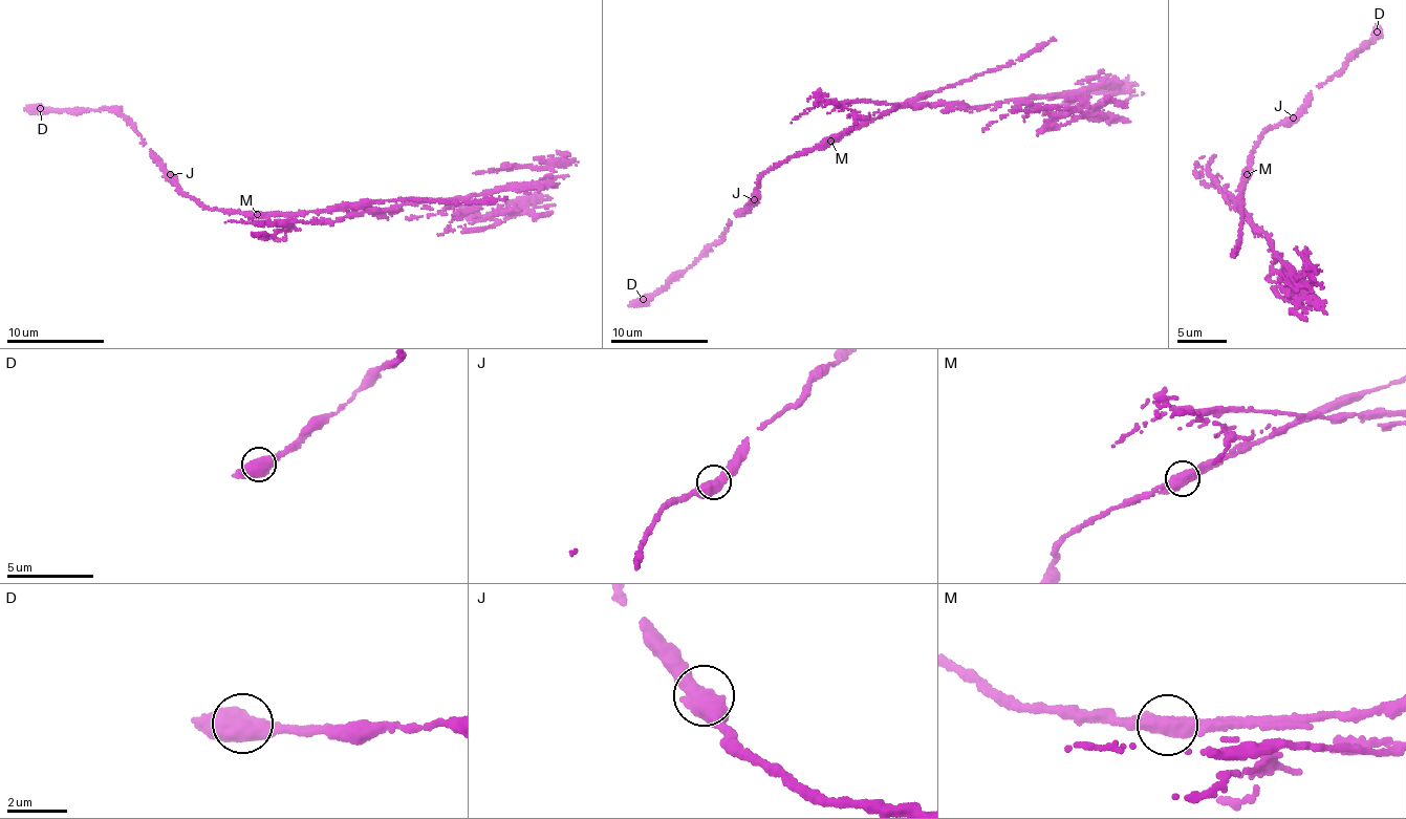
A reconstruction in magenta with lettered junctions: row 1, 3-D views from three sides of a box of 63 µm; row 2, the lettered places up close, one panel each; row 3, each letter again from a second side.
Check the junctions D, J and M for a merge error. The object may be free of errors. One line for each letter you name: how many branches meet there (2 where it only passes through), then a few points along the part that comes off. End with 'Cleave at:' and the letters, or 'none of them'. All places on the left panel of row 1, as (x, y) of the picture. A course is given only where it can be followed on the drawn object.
M: Branches: 2. Course of the part to remove: (258, 214), (295, 214), (309, 222), (334, 221), (403, 205), (532, 187), (550, 171), (526, 167), (473, 173)
Cleave at: M

